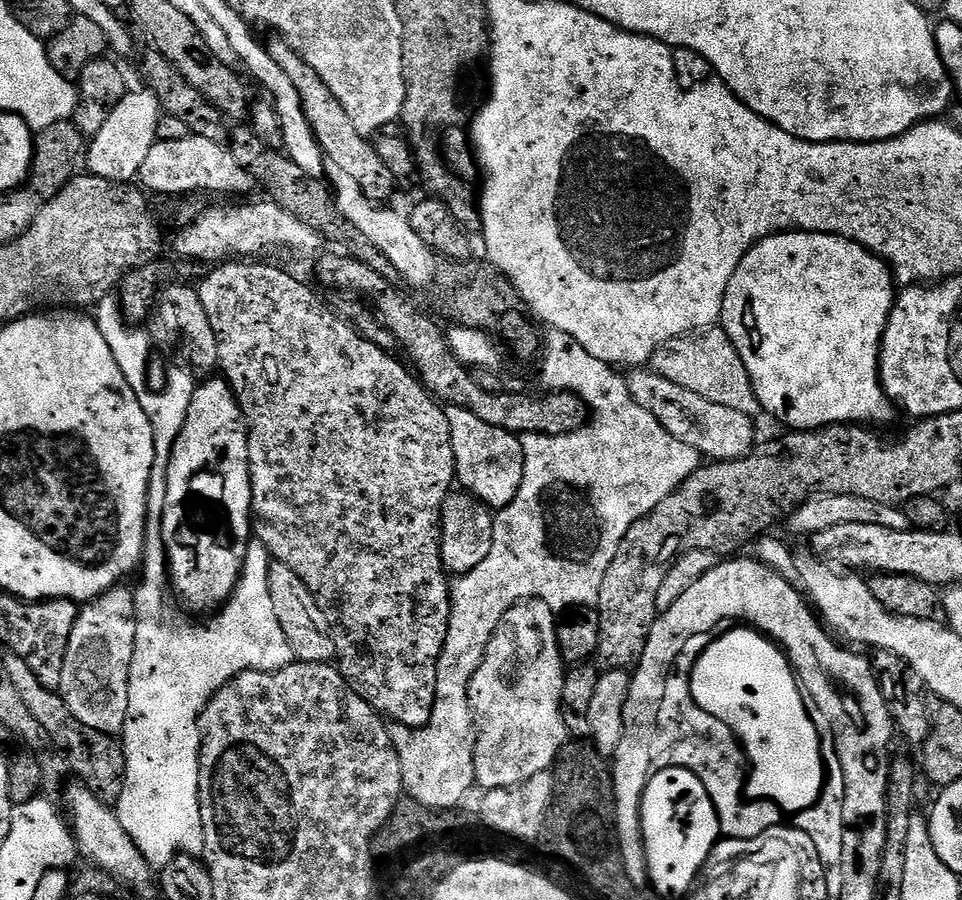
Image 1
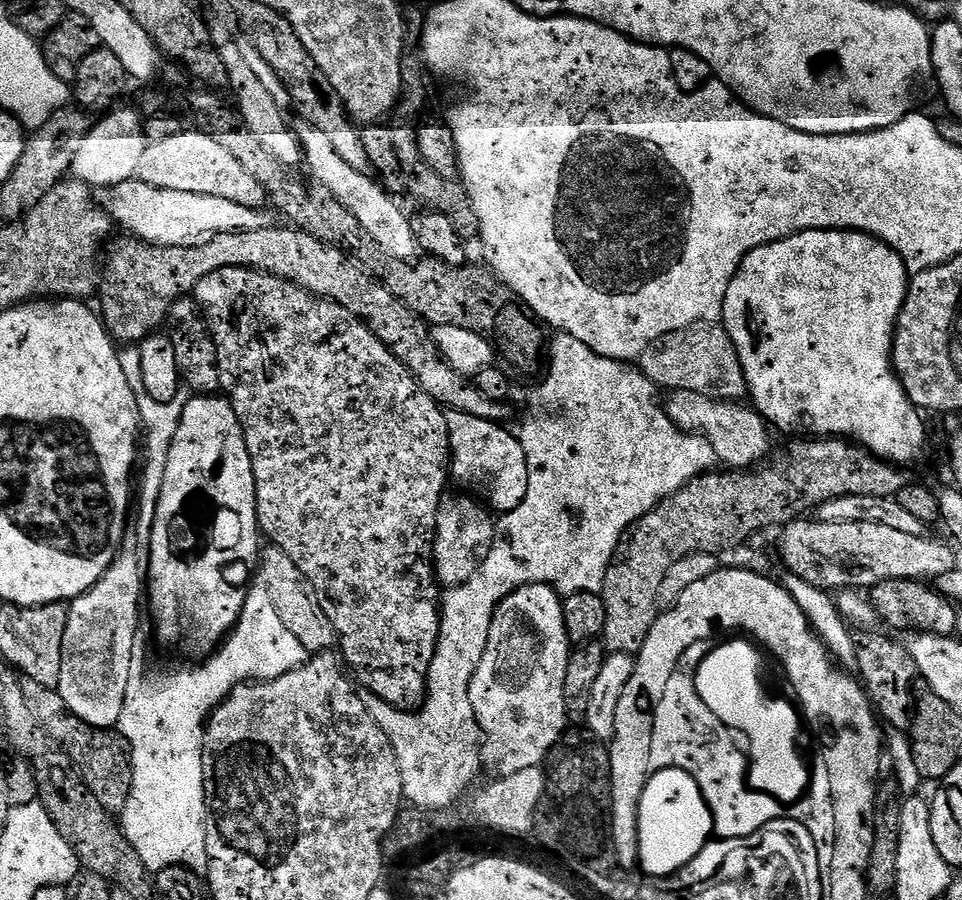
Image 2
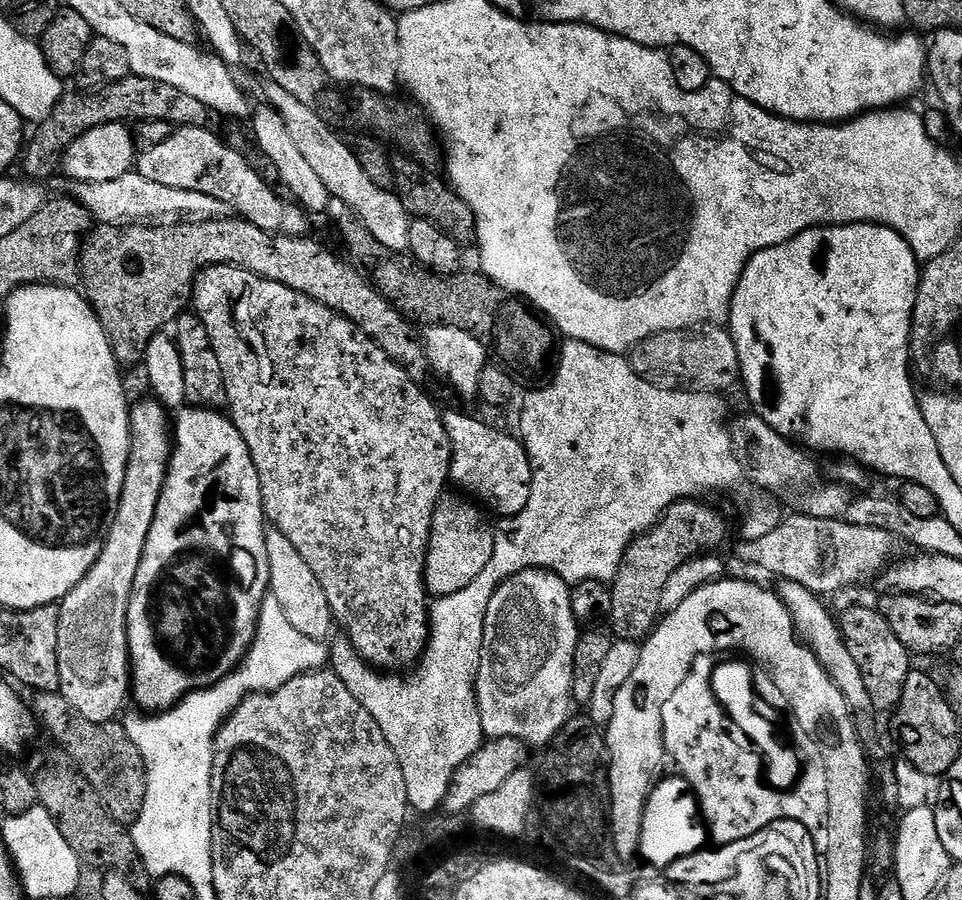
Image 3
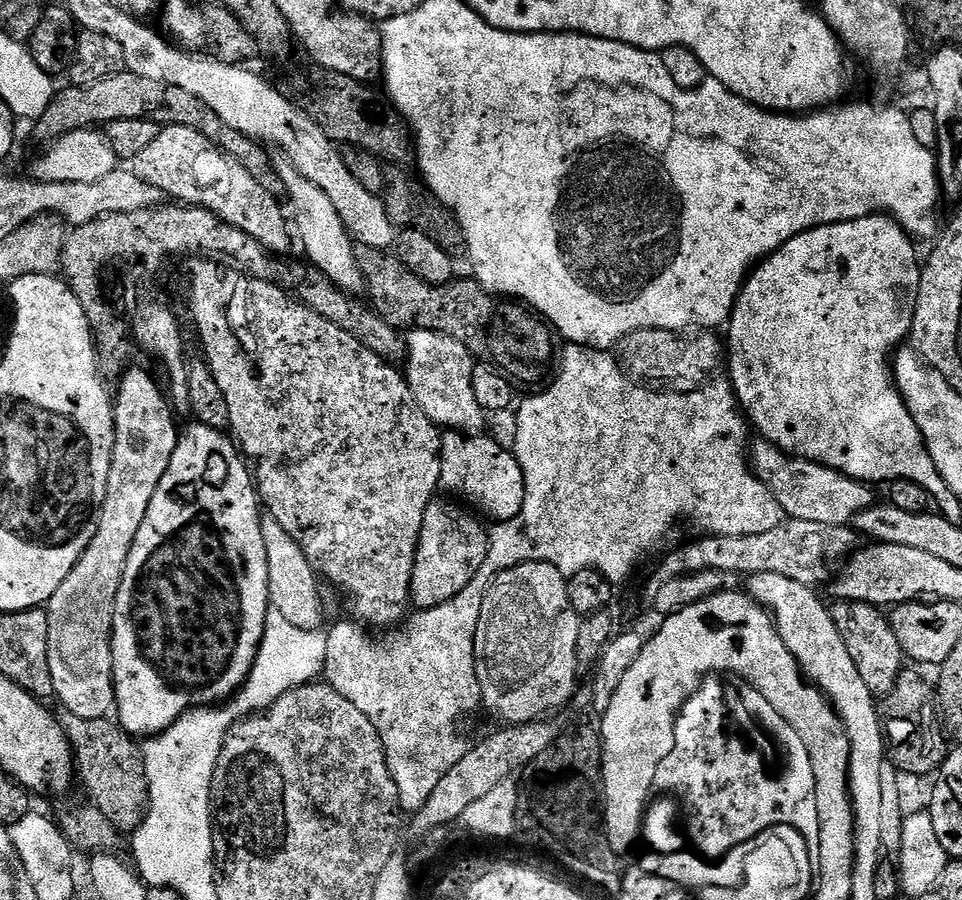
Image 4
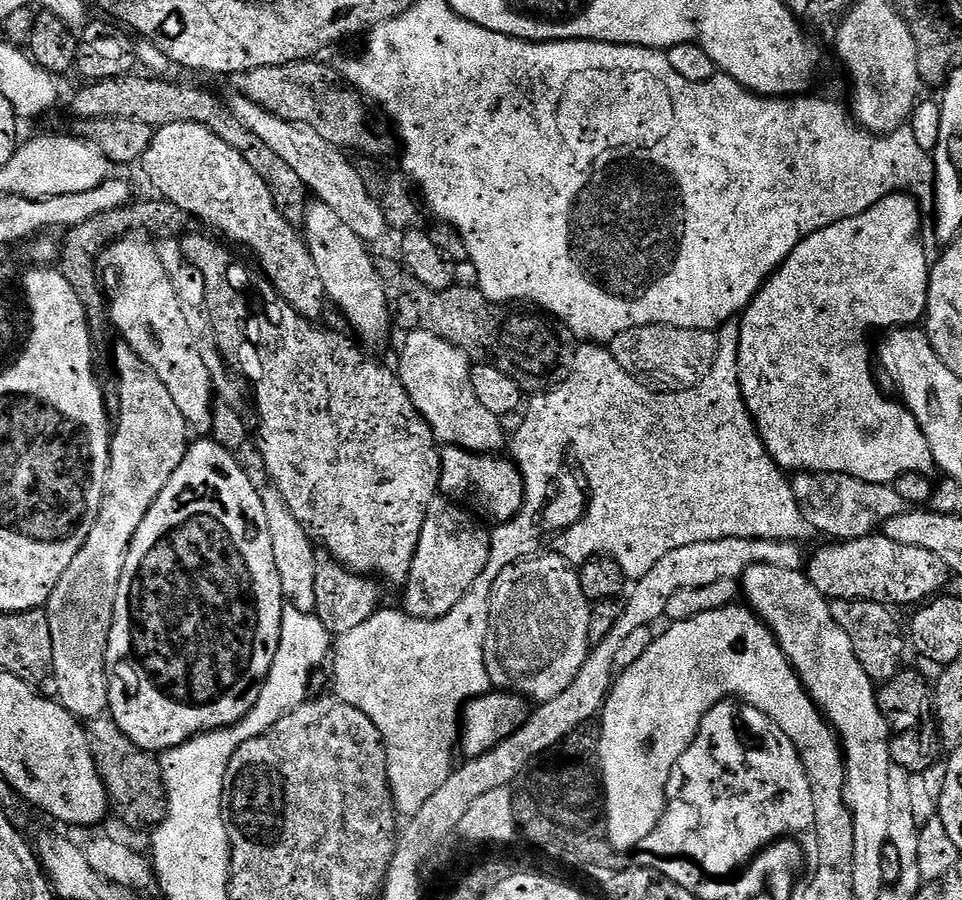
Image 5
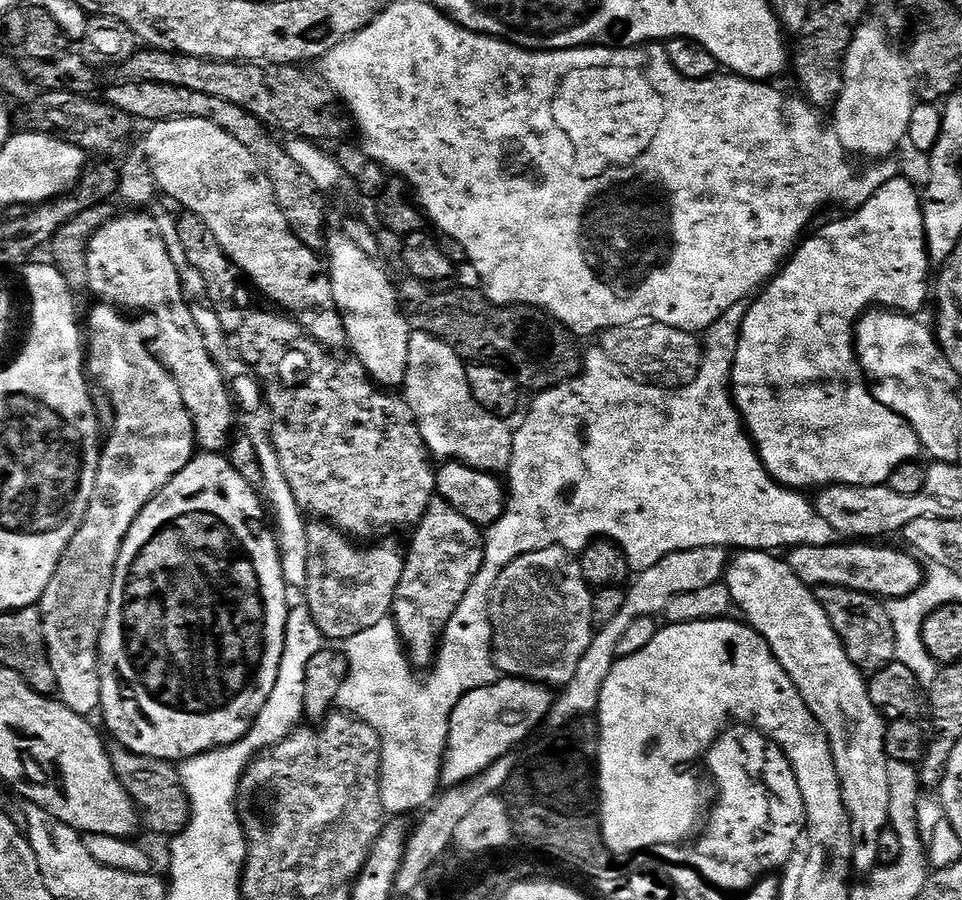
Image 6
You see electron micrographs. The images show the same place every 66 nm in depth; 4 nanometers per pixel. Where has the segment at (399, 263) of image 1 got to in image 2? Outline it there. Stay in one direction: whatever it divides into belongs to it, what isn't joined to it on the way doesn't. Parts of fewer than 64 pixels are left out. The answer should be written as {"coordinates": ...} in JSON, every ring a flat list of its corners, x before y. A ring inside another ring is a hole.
{"coordinates":[[301,123,299,127,300,146,304,149,306,164,312,167,312,172,316,175,313,176,315,183,325,184,330,194,334,194,334,198,338,198,338,202,342,202,342,206,346,206,346,210,350,210,350,214,354,214,354,218,362,222,362,227,378,241,378,246,382,246,386,254,399,260,415,261,418,249,409,213,404,213,384,193,385,185,375,179,370,180,371,177,365,172,354,170,354,166,350,166,341,158,338,150,334,150,334,146,326,139,326,134,322,134,322,130,314,130,314,126,306,123]]}

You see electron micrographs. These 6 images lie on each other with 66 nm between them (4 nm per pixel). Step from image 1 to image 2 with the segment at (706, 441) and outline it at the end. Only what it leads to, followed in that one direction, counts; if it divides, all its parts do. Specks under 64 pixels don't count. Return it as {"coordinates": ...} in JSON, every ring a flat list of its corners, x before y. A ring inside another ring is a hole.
{"coordinates":[[672,392,669,397,668,404,666,403,669,418,682,431,705,436,710,446,714,446,714,452,721,465,732,470,751,470,769,459,773,451,772,440,768,437,770,425,755,407,743,408,745,405,740,402,711,400,708,396,693,392]]}

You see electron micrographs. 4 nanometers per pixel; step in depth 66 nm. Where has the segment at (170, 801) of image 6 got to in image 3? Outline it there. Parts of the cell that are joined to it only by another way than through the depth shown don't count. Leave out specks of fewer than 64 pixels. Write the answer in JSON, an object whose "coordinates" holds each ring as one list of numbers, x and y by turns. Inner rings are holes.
{"coordinates":[[42,692,35,699,35,715,39,721,41,718,53,738,61,744,57,745,68,753,80,768,81,774,101,795,106,810,113,818,123,822,135,820,144,805,146,773,138,746,130,742,123,723,116,720,107,720,105,724,90,722,90,718,79,716,59,692]]}

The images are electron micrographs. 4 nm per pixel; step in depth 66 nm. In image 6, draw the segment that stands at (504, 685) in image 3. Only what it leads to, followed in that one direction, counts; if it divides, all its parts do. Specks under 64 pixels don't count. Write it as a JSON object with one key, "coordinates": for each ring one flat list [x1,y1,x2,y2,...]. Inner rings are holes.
{"coordinates":[[565,548,534,550,514,558,494,582,488,601,488,622,492,626,492,657,497,673,508,678,535,680,537,684,563,686,574,678,582,654,594,635,593,589,584,580,579,559]]}

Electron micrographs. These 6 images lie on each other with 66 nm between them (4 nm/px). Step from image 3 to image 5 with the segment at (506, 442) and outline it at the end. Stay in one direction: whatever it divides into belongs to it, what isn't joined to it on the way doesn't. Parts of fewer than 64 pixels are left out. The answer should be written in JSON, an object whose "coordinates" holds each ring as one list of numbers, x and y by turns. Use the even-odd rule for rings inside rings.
{"coordinates":[[448,446,440,453,440,492,449,500,471,510,481,521,493,520,493,525,499,526,510,523,524,504,524,475,517,468,516,461,507,455,468,452,465,448]]}

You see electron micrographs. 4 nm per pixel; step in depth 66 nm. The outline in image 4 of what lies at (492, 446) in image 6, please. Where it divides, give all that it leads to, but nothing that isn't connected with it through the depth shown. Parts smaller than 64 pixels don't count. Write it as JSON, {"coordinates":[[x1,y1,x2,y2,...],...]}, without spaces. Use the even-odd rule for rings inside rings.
{"coordinates":[[413,328,407,333,408,355,406,357,406,379,414,394,416,401,422,406,424,412,433,420,437,426,447,426,452,430,476,430,480,424,480,419,486,416,480,403,474,394,474,372,477,361,473,352,463,344,461,340,456,340,453,336,447,336,434,330,422,330]]}

